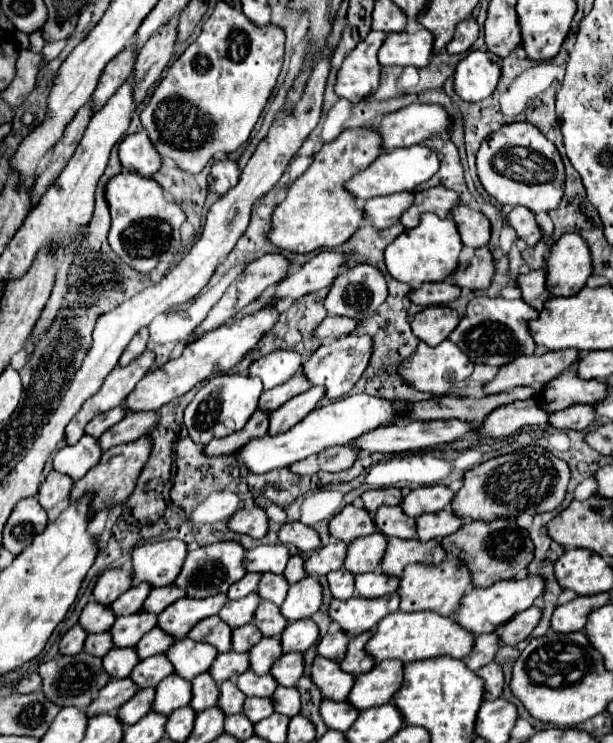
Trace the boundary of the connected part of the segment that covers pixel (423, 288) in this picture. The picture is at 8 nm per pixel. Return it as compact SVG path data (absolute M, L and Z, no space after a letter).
M438 281L438 283L424 283L410 291L408 299L416 305L448 305L450 301L460 297L460 287L452 281Z

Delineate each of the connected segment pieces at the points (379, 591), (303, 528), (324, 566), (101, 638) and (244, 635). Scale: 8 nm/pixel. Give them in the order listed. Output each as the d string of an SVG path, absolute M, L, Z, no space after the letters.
M362 573L356 577L356 591L360 597L376 599L390 593L396 593L400 585L398 577L390 577L386 573Z
M300 521L284 523L278 531L278 537L280 537L282 543L290 543L290 545L298 547L300 551L312 551L312 549L320 547L318 531L300 523Z
M332 539L326 547L312 553L310 559L306 559L306 573L308 575L328 575L330 571L338 571L344 565L348 545L344 541Z
M106 631L106 633L92 633L92 635L88 635L84 651L90 653L90 655L96 655L96 657L104 657L112 647L114 647L112 637Z
M242 625L232 631L232 649L234 651L250 651L262 639L262 631L254 625Z

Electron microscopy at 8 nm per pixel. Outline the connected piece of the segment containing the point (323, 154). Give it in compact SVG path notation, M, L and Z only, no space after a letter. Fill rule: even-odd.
M368 127L344 129L338 135L338 139L322 145L322 149L314 155L312 167L288 187L286 199L274 209L274 215L272 215L272 221L270 221L270 229L266 233L270 243L276 245L278 249L288 251L288 253L306 255L306 253L312 253L316 249L334 249L334 247L342 245L344 241L348 241L352 237L352 233L358 229L358 223L362 221L362 211L356 207L356 199L346 195L344 183L354 173L360 173L362 169L366 169L378 155L380 155L380 137L378 137L378 133L374 133Z

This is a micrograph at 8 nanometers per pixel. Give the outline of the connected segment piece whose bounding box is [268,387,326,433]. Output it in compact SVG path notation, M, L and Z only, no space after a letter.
M312 387L296 397L292 397L290 401L286 401L282 407L278 407L274 411L268 433L282 433L284 429L290 429L298 421L302 421L312 409L316 409L316 405L324 397L324 393L326 393L326 389Z

